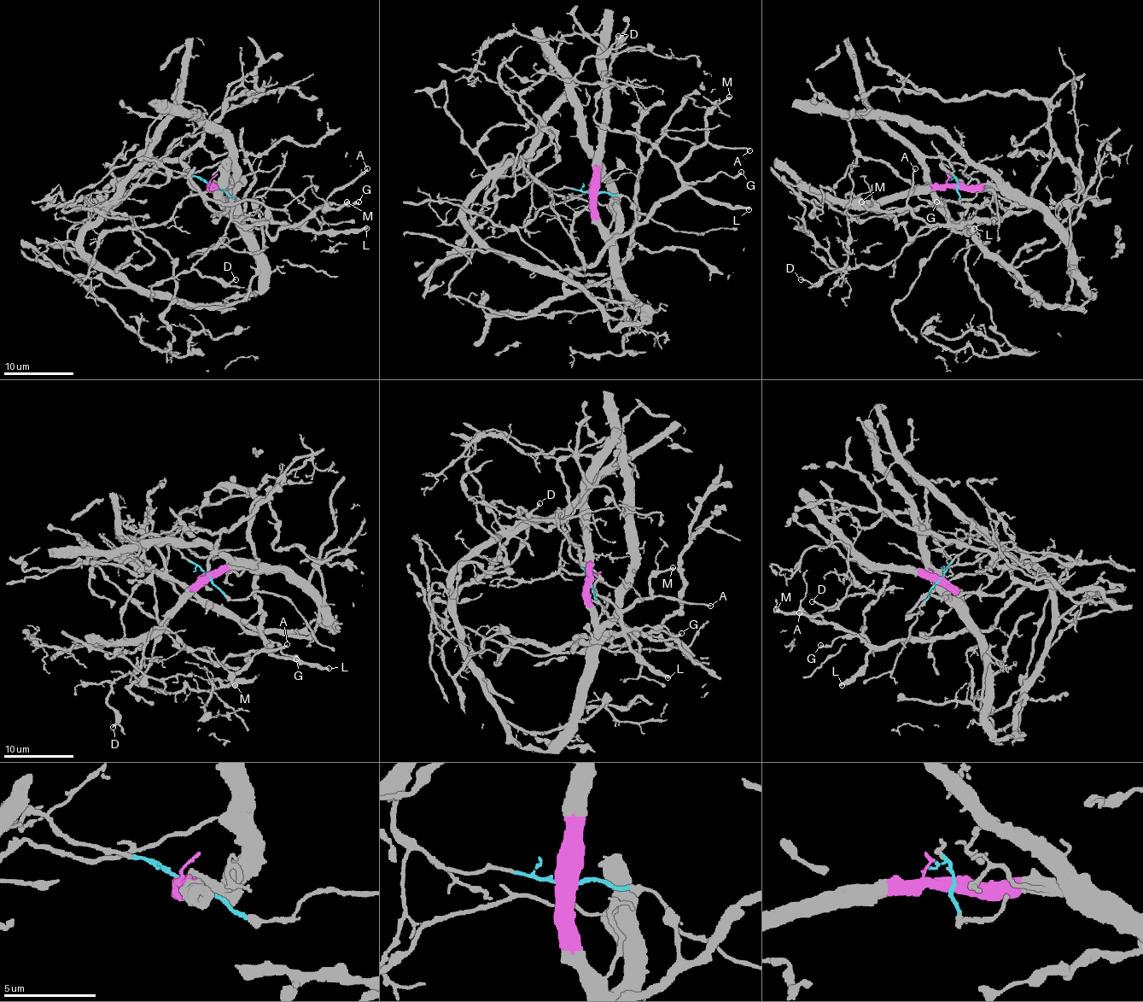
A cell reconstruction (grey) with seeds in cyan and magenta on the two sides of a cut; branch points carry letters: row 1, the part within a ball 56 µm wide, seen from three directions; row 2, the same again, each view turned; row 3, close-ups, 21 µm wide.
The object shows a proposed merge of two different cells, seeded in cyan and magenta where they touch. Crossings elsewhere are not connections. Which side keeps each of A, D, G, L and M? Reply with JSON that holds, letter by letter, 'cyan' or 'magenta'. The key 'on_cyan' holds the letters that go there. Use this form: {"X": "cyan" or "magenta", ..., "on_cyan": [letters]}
{"A": "magenta", "D": "magenta", "G": "magenta", "L": "magenta", "M": "magenta", "on_cyan": []}

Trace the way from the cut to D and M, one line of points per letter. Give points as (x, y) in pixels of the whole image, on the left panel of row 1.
D: (213, 185), (232, 208), (232, 220), (225, 234), (194, 266), (202, 277), (217, 277), (224, 284), (236, 280)
M: (213, 185), (224, 212), (213, 219), (264, 224), (271, 236), (347, 202)

